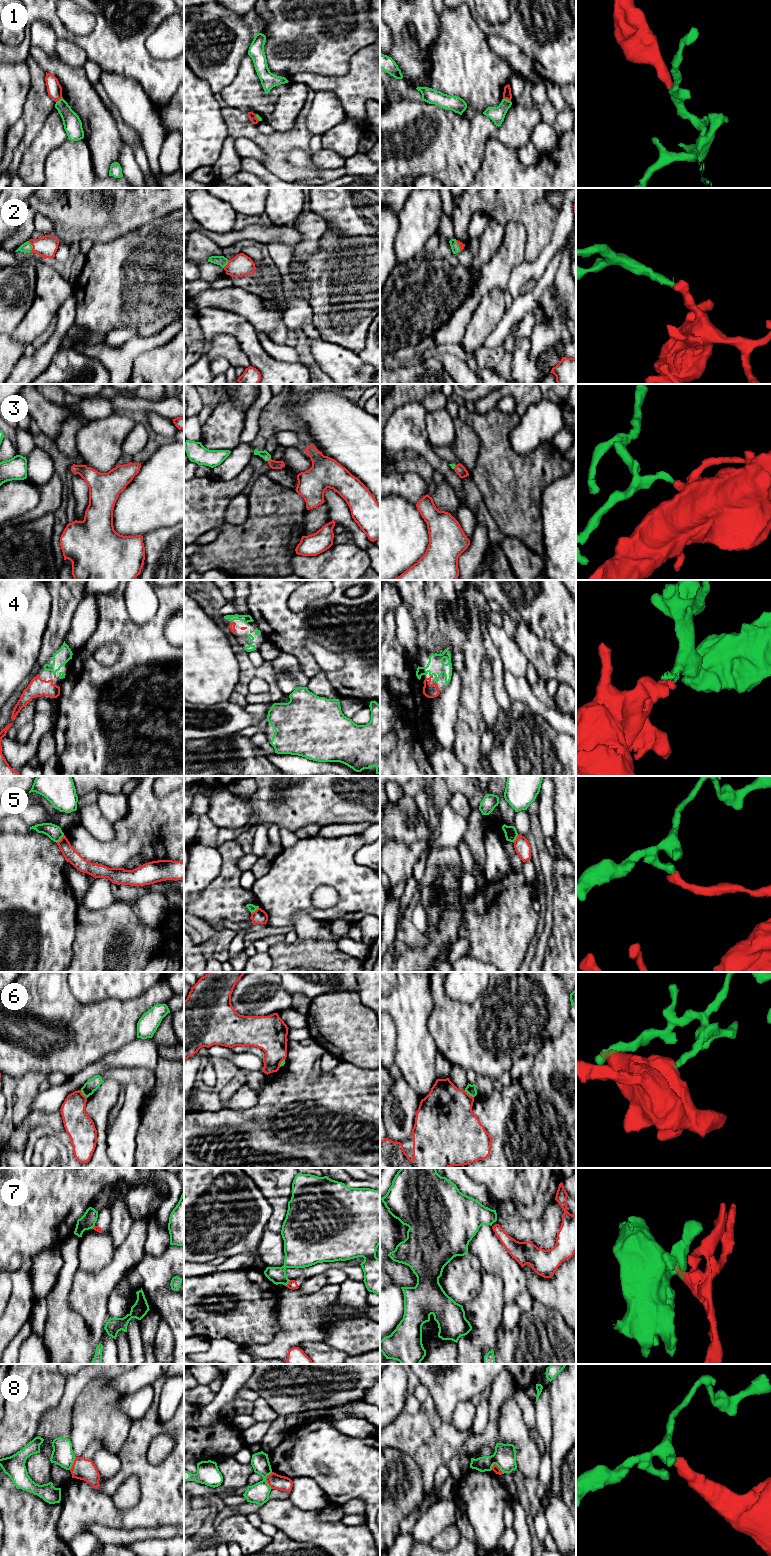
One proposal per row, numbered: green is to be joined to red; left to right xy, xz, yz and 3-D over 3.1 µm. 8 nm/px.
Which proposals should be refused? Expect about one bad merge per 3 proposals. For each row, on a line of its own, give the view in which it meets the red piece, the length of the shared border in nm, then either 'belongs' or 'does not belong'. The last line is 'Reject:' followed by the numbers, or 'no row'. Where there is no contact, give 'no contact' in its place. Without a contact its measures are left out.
1: yz | 70 nm | does not belong
2: xy | 90 nm | belongs
3: xz | 40 nm | belongs
4: yz | 30 nm | belongs
5: xy | 90 nm | does not belong
6: yz | 100 nm | does not belong
7: xz | 60 nm | does not belong
8: xz | 140 nm | does not belong
Reject: 1, 5, 6, 7, 8

